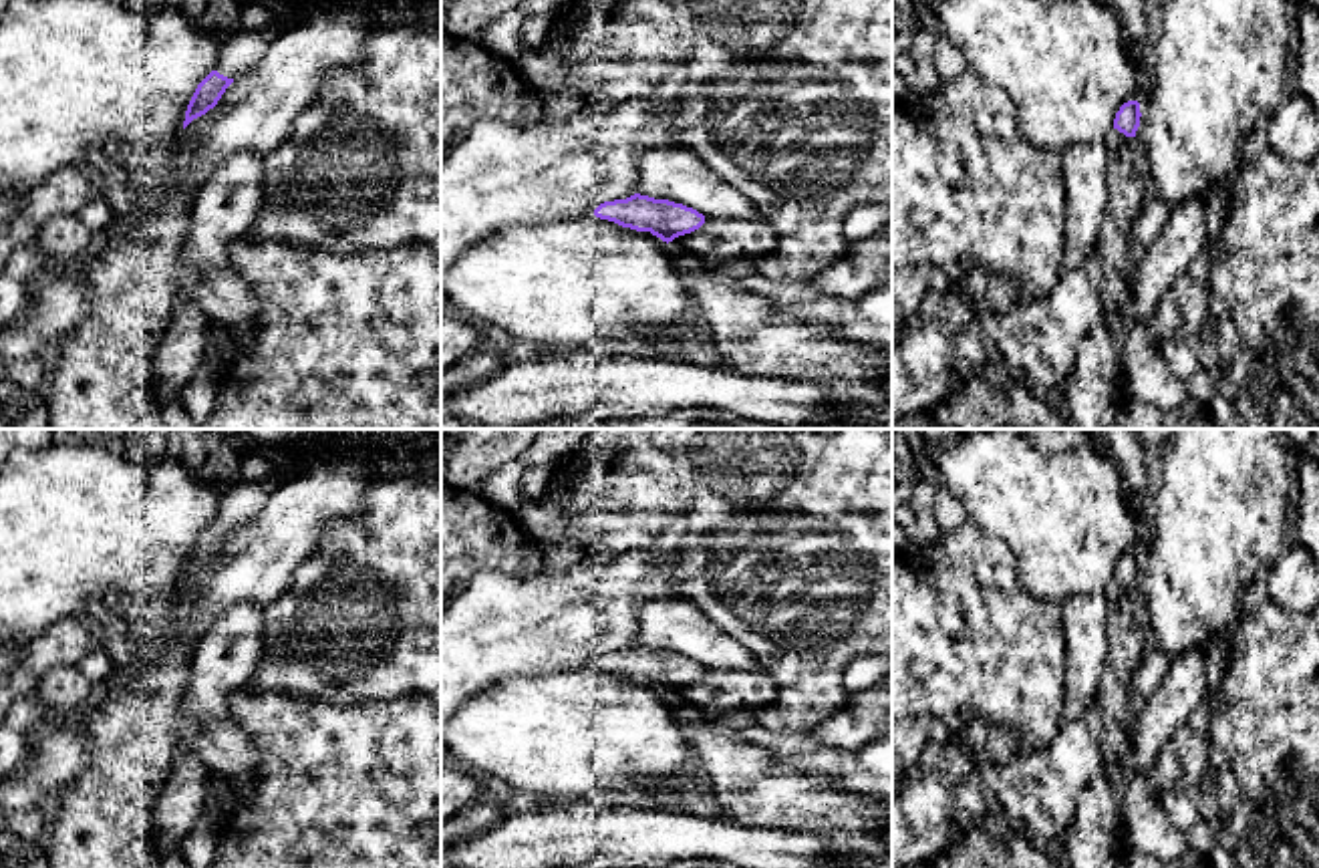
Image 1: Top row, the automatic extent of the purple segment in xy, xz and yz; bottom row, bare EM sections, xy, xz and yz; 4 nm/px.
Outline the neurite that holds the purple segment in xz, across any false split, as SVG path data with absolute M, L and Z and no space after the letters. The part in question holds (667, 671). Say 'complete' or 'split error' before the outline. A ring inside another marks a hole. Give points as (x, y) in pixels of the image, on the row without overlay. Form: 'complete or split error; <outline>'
complete; M640 644L626 650L604 653L594 661L594 667L622 679L650 683L667 695L705 675L705 667L693 659Z

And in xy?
split error; M304 451L274 455L274 471L258 483L240 483L224 499L217 518L197 536L187 562L183 580L217 556L226 540L244 524L256 518L270 493L286 479L304 471L312 461Z

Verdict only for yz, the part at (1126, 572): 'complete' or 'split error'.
split error

